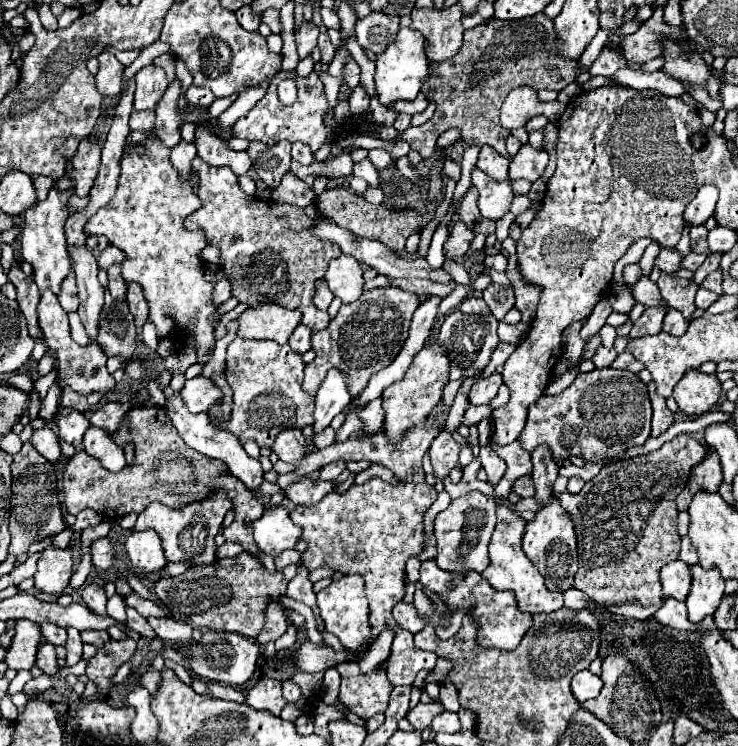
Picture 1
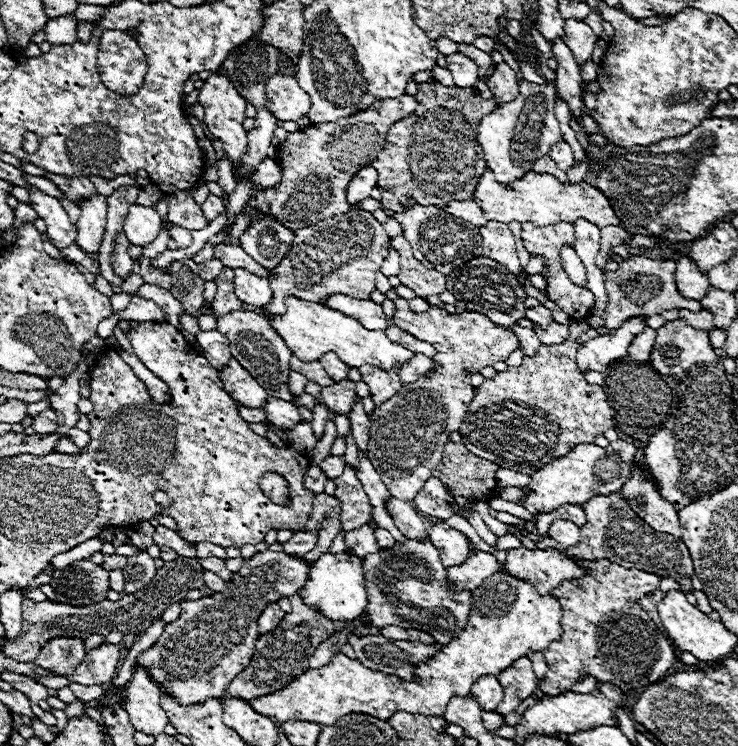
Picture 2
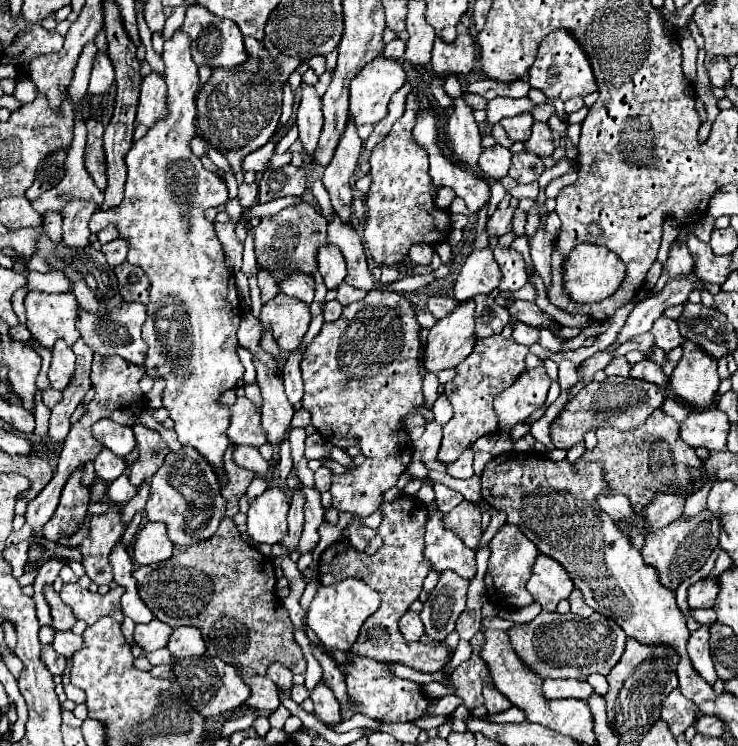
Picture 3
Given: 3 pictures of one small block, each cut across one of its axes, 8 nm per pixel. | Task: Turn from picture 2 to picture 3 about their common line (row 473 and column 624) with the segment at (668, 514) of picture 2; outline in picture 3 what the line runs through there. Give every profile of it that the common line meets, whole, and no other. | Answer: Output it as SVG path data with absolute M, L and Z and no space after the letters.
M540 612L532 622L514 624L508 630L510 644L518 658L542 678L576 678L586 680L588 674L608 674L612 666L620 660L624 652L626 634L610 618L602 614L592 614L590 618L580 618L576 614Z

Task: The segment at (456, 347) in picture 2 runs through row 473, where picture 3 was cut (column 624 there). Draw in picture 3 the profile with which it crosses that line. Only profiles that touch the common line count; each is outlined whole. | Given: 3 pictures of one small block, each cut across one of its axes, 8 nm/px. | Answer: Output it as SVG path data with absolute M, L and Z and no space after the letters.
M608 376L604 382L590 382L586 388L578 392L574 400L570 400L566 410L552 422L550 436L556 448L570 450L574 444L584 440L586 432L596 432L598 428L608 426L608 422L614 422L614 428L618 430L640 428L646 422L646 418L662 406L662 402L664 392L656 384L634 378Z

